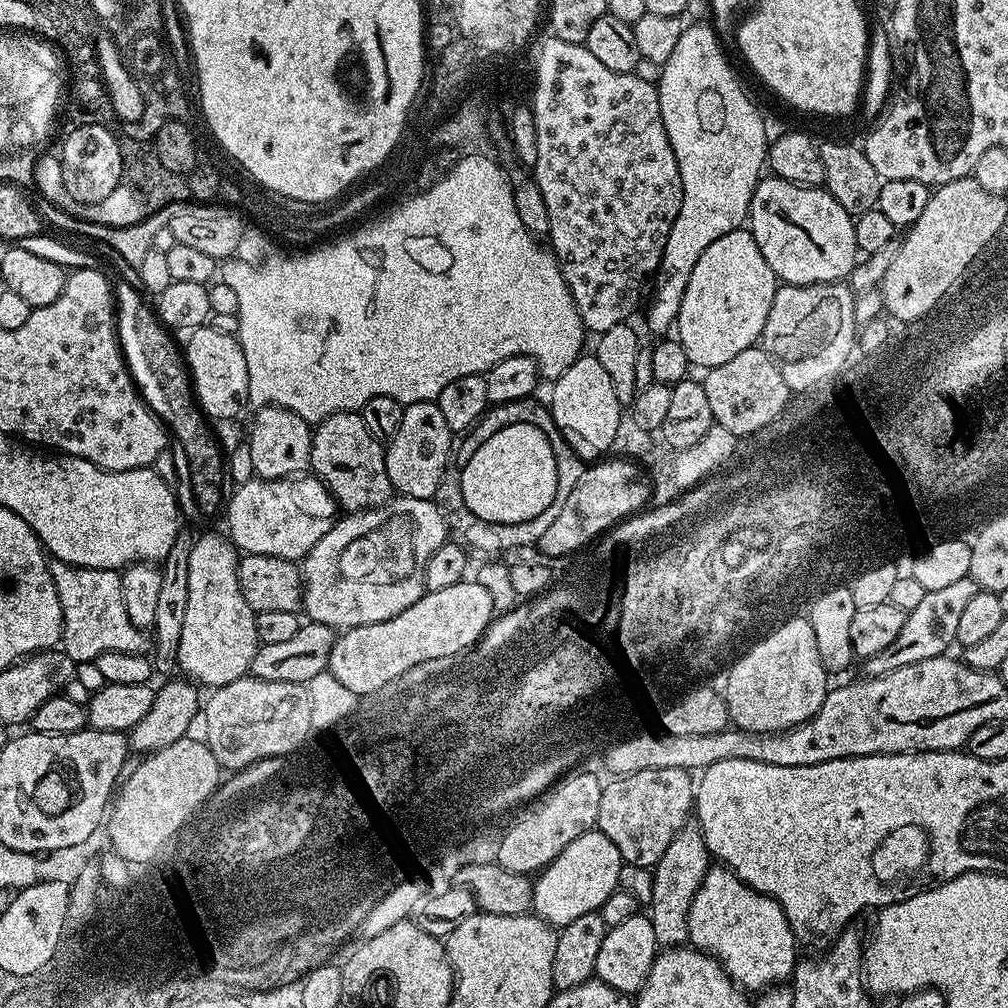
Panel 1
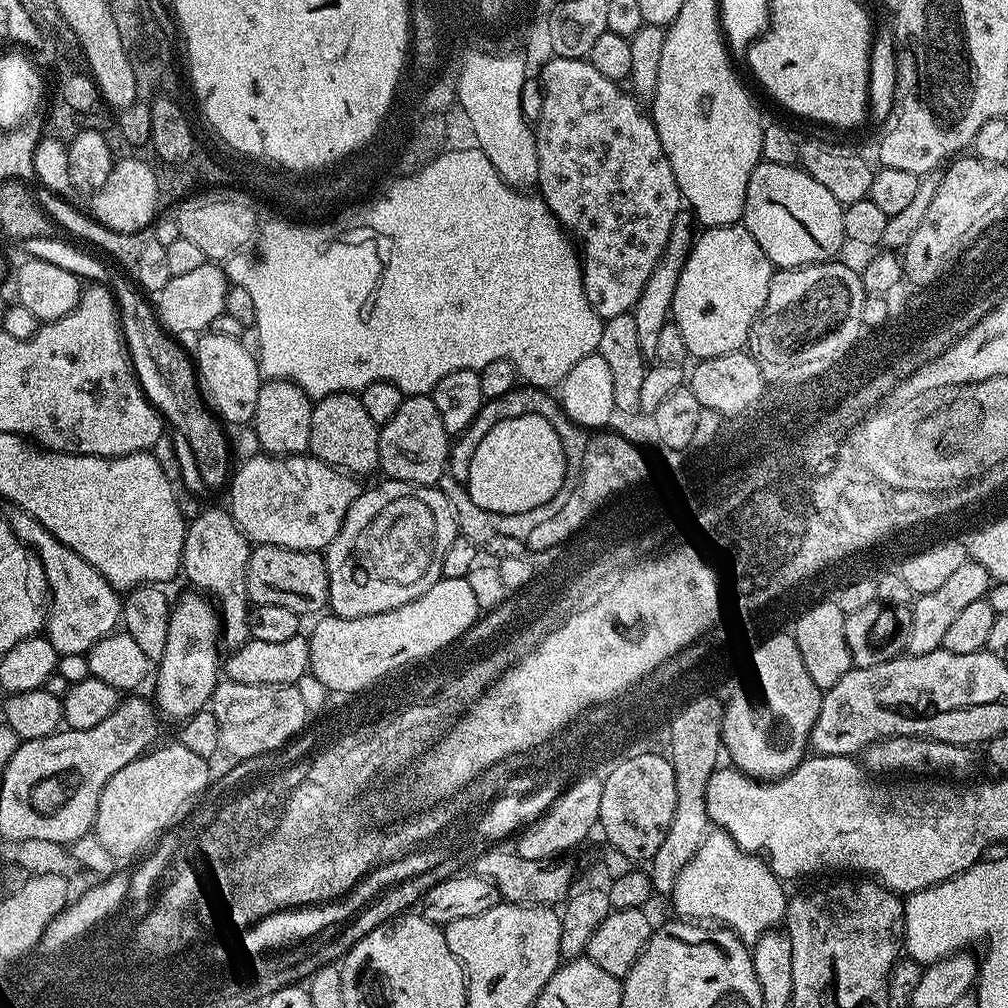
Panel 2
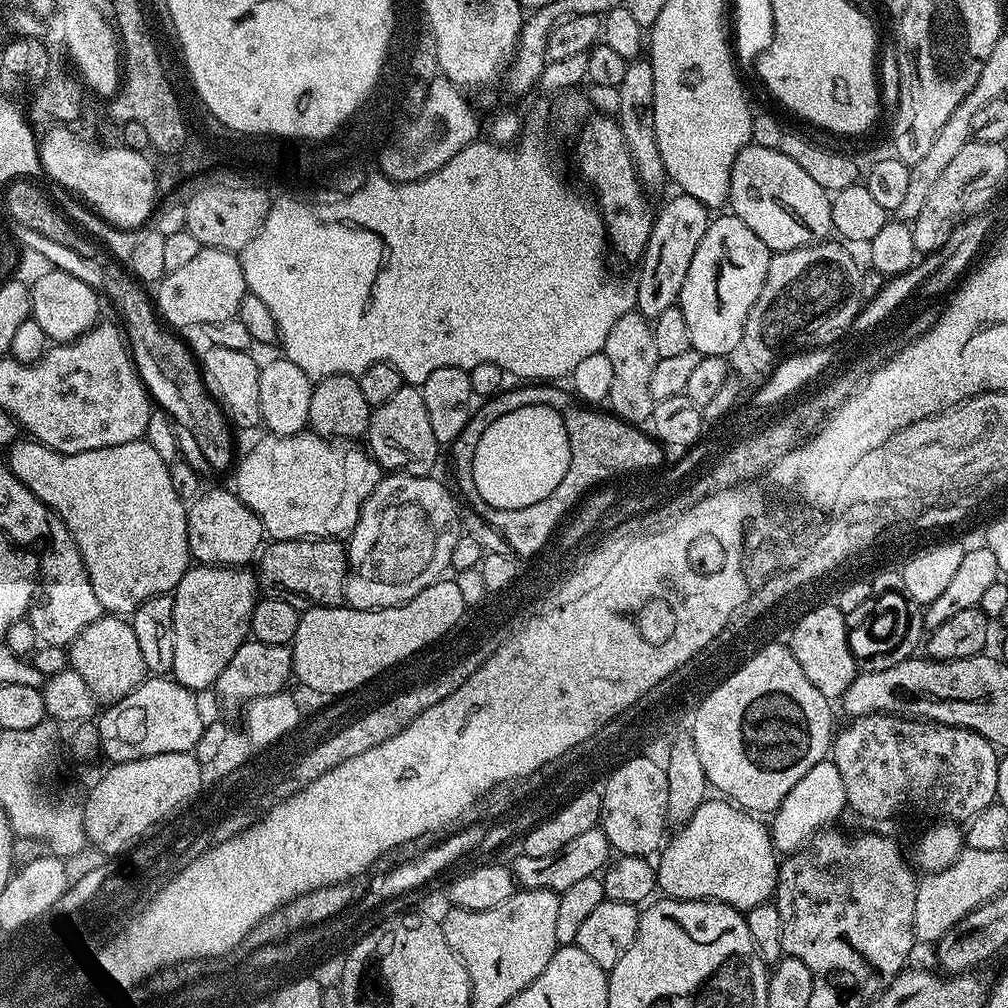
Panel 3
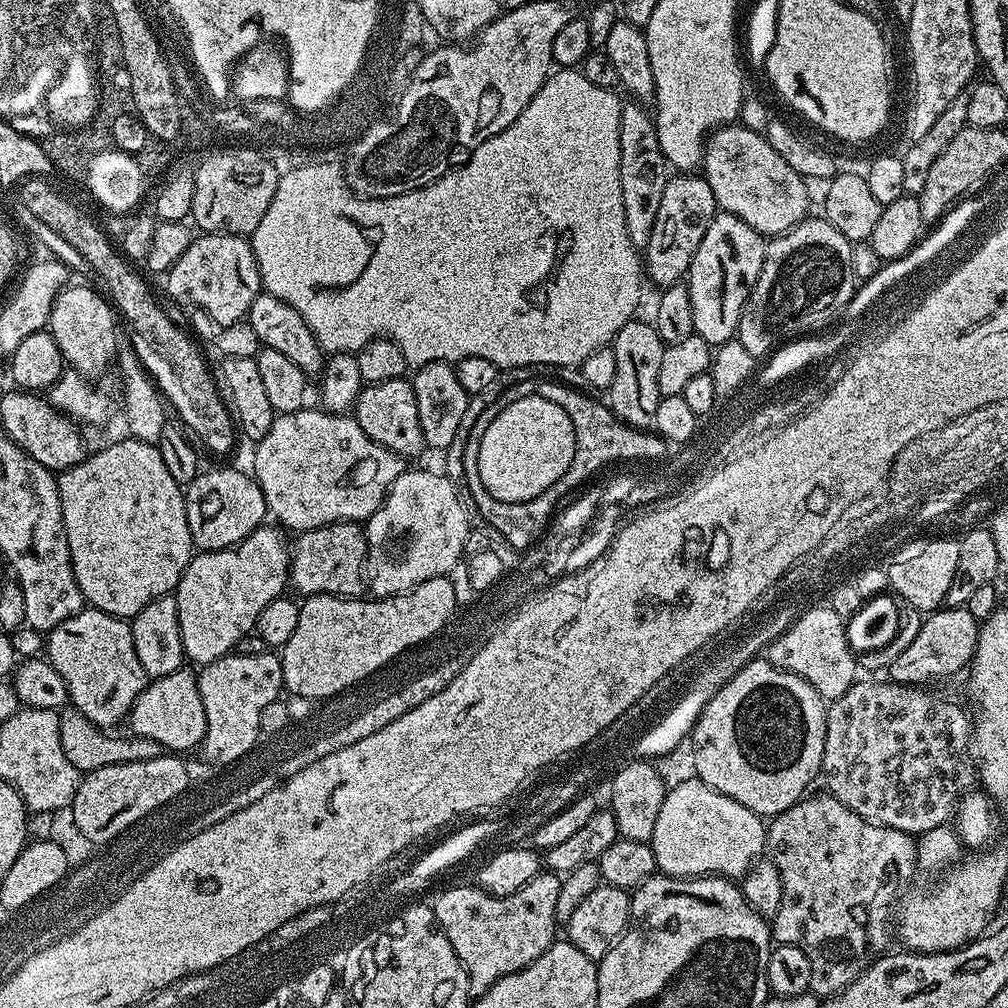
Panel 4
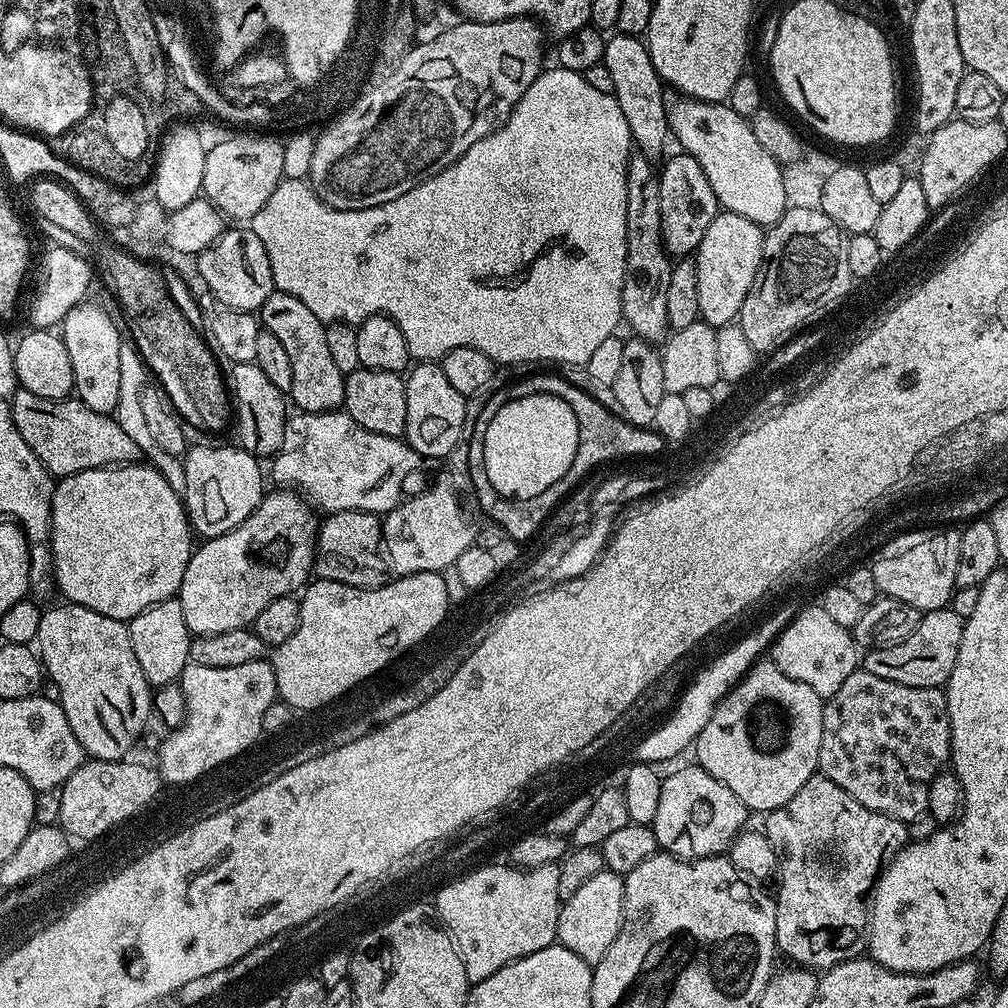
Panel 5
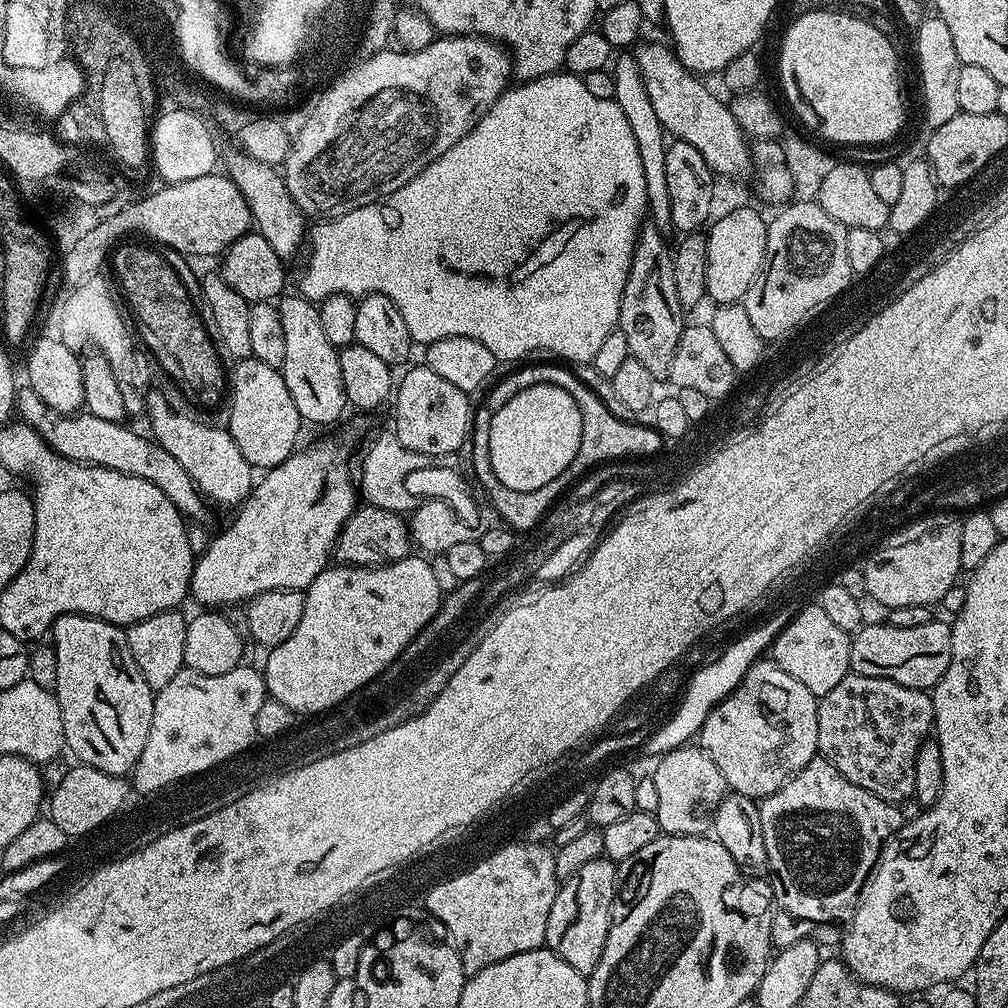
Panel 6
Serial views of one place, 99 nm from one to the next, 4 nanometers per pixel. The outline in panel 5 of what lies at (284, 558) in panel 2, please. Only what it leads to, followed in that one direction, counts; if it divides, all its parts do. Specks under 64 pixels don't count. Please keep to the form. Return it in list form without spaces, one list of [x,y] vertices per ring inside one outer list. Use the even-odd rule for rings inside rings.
[[[342,510],[325,515],[318,524],[314,572],[319,579],[356,584],[356,568],[376,568],[382,564],[384,525],[375,512]]]

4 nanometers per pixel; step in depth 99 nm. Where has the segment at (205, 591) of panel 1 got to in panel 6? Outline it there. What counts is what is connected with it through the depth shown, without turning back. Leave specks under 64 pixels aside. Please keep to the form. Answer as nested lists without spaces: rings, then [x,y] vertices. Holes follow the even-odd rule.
[[[149,391],[146,397],[148,420],[152,423],[151,435],[156,443],[174,454],[176,461],[185,468],[197,488],[211,503],[213,500],[216,504],[225,504],[228,508],[233,507],[232,509],[243,504],[252,493],[254,469],[250,462],[246,462],[246,458],[242,458],[242,450],[238,450],[227,427],[215,428],[214,425],[203,424],[184,412],[175,412],[171,402],[162,393],[154,391]]]

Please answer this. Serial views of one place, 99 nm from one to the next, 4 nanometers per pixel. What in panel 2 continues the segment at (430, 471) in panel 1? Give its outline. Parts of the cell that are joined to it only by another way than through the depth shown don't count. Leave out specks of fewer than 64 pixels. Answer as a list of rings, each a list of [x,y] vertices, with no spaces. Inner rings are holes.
[[[431,395],[405,396],[402,406],[380,429],[379,471],[389,480],[413,486],[436,486],[446,475],[450,437],[442,418],[438,415],[438,406],[434,406]]]

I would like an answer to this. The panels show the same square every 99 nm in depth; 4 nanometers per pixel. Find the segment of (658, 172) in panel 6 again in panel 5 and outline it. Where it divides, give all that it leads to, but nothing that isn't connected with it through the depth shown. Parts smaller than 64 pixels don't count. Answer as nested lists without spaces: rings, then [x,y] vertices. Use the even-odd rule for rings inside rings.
[[[609,35],[604,41],[602,62],[606,70],[610,70],[614,82],[612,95],[616,97],[618,106],[622,106],[622,114],[626,117],[626,126],[630,126],[635,149],[647,160],[659,161],[665,155],[664,143],[670,140],[668,105],[664,96],[666,85],[658,70],[654,70],[654,62],[650,62],[647,43],[640,36]]]

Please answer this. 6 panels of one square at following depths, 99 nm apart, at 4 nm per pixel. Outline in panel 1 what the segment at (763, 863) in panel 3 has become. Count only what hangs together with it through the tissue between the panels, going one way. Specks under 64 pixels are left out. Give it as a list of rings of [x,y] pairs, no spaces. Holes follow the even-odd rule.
[[[723,866],[709,867],[702,886],[690,902],[688,940],[691,947],[716,957],[723,968],[728,971],[731,980],[740,985],[741,989],[749,993],[753,992],[752,994],[759,994],[766,988],[787,981],[796,971],[798,963],[798,955],[796,956],[798,941],[796,935],[792,933],[792,927],[782,906],[778,906],[778,902],[765,892],[754,891],[749,884],[742,882],[729,868]]]

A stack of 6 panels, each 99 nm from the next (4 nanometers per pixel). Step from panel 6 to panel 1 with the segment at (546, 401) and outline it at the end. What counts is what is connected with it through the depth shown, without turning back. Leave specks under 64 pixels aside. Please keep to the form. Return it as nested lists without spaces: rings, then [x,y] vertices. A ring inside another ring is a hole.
[[[508,424],[506,430],[498,430],[491,438],[486,438],[478,450],[458,472],[461,482],[461,494],[469,513],[490,523],[526,523],[538,518],[551,502],[558,490],[558,467],[555,466],[554,450],[546,433],[538,426],[529,424]]]

